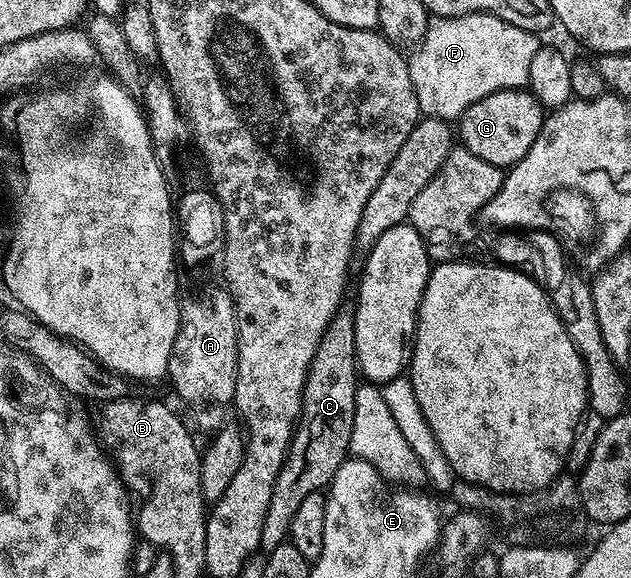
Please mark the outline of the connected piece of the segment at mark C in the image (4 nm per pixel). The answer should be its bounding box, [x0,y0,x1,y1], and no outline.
[258,306,360,553]

